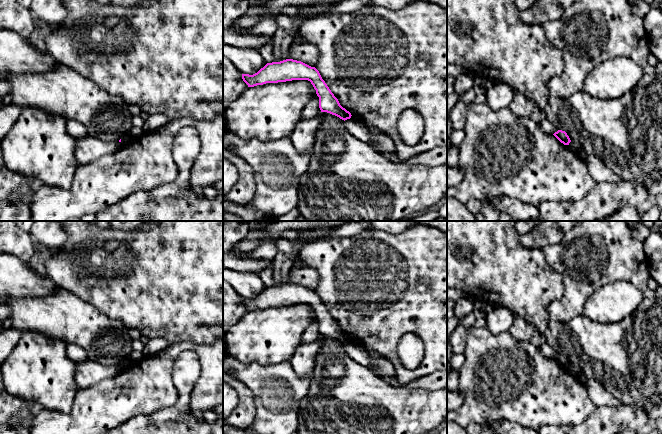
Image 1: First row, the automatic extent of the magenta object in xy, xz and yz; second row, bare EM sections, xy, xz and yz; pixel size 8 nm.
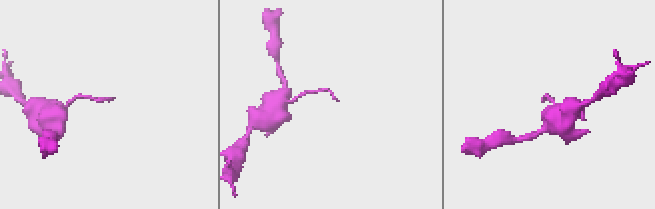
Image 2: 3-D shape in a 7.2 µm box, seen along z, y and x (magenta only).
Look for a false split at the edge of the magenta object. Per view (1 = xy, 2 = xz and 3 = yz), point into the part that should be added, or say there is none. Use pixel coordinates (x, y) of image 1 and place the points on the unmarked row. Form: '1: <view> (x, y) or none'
1: none
2: none
3: none

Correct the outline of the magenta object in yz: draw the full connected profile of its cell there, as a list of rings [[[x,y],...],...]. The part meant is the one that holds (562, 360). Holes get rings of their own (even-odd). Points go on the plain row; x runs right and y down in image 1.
[[[558,354],[553,359],[564,369],[569,369],[569,367],[571,366],[569,360],[565,355]]]

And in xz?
[[[286,283],[280,286],[267,287],[253,299],[242,298],[243,305],[248,311],[266,307],[278,307],[292,304],[308,304],[316,314],[319,321],[321,336],[327,336],[342,344],[351,342],[351,337],[343,332],[338,323],[331,316],[319,295],[301,285]]]

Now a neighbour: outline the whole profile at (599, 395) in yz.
[[[588,379],[586,382],[588,395],[596,407],[617,407],[622,401],[609,393],[604,386],[595,379]]]

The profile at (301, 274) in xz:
[[[300,261],[293,266],[289,273],[289,283],[301,285],[311,291],[315,291],[318,286],[318,272]]]

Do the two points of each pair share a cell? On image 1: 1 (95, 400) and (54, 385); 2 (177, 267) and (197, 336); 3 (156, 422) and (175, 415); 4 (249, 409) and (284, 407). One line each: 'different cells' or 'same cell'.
1: different cells
2: same cell
3: same cell
4: different cells

